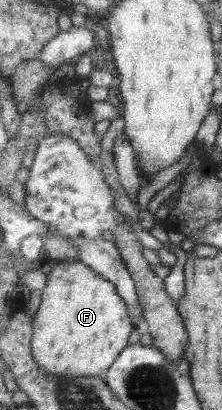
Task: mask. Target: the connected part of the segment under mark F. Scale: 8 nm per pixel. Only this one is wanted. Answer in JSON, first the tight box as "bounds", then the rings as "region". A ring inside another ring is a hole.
{"bounds":[33,259,135,377],"region":[[[78,259],[76,260],[66,260],[61,261],[52,269],[49,274],[50,280],[48,281],[48,287],[44,289],[43,292],[43,303],[41,309],[38,311],[34,320],[34,338],[33,338],[33,347],[34,347],[34,357],[36,361],[42,365],[42,369],[46,373],[54,373],[54,375],[62,375],[62,377],[80,377],[80,376],[105,376],[109,370],[116,364],[116,361],[120,358],[120,355],[130,346],[130,336],[135,330],[133,318],[131,317],[131,309],[129,304],[126,302],[126,299],[121,295],[121,292],[118,291],[118,285],[110,279],[106,279],[102,273],[98,273],[94,267],[90,267],[89,264],[86,264]]]}

